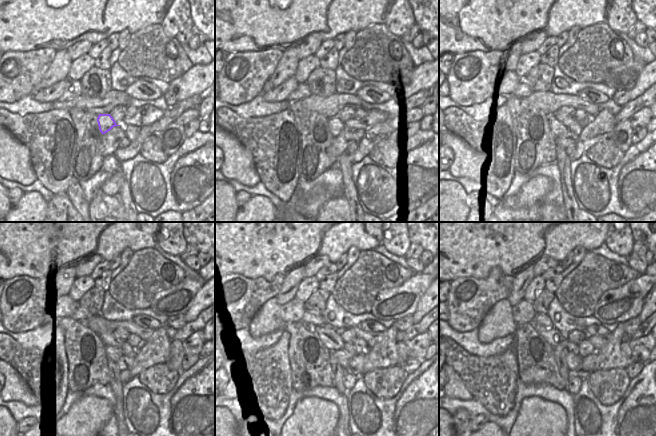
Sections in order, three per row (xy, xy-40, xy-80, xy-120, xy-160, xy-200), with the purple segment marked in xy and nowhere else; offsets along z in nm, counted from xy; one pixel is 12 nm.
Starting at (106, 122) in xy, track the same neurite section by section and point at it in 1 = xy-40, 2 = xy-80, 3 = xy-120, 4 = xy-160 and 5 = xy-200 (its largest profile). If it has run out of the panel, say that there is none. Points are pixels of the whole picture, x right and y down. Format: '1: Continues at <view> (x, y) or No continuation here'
1: Continues at xy-40 (335, 125)
2: Continues at xy-80 (558, 128)
3: Continues at xy-120 (112, 353)
4: Continues at xy-160 (342, 356)
5: Continues at xy-200 (574, 362).

